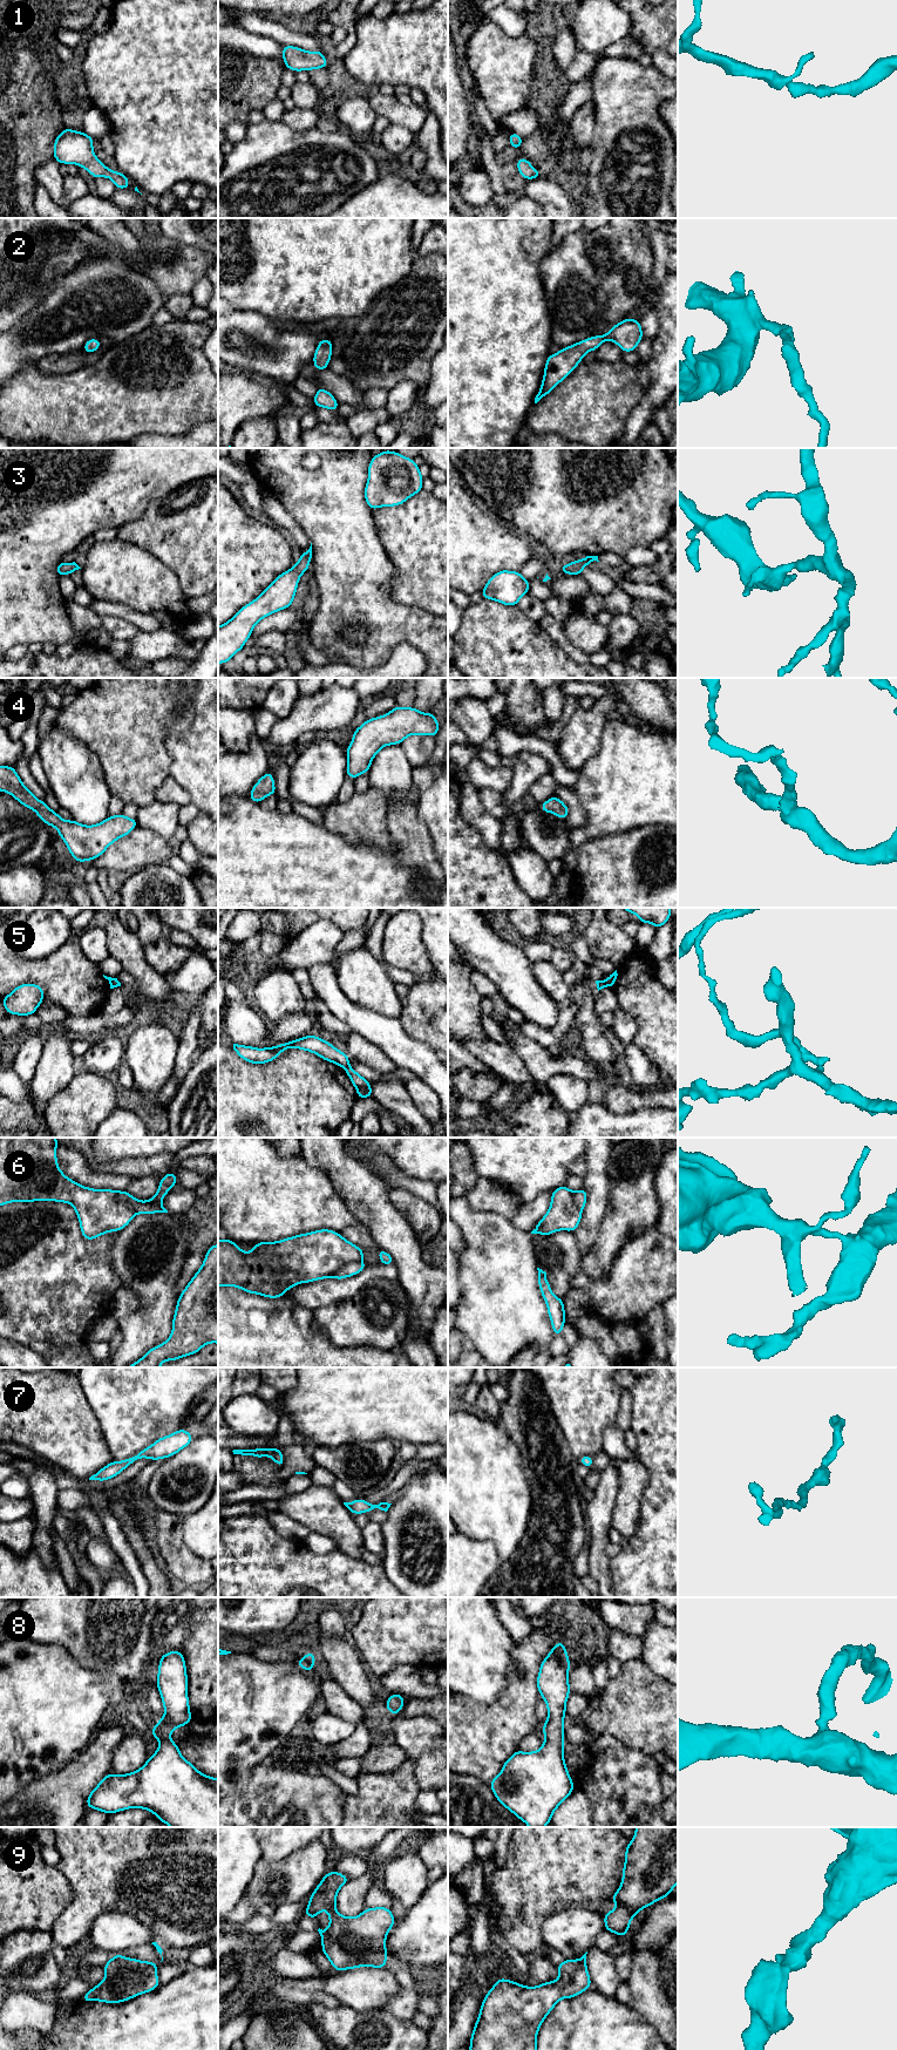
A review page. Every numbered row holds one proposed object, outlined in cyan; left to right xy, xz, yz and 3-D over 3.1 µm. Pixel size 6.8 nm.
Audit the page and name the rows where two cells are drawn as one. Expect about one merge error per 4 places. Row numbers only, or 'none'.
5, 6

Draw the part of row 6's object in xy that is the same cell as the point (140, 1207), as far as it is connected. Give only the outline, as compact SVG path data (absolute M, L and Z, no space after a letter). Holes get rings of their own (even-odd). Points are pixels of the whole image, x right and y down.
M125 1189L117 1192L117 1199L120 1202L129 1203L136 1214L168 1213L162 1203L151 1204L149 1201L140 1201L131 1196Z

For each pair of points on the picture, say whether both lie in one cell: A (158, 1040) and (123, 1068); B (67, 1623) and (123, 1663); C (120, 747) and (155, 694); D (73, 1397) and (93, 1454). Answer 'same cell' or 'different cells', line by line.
A: different cells
B: same cell
C: same cell
D: same cell

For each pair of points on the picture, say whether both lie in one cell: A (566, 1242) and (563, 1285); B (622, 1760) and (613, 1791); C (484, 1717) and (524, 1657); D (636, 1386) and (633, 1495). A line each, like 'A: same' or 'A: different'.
A: same
B: same
C: same
D: different

